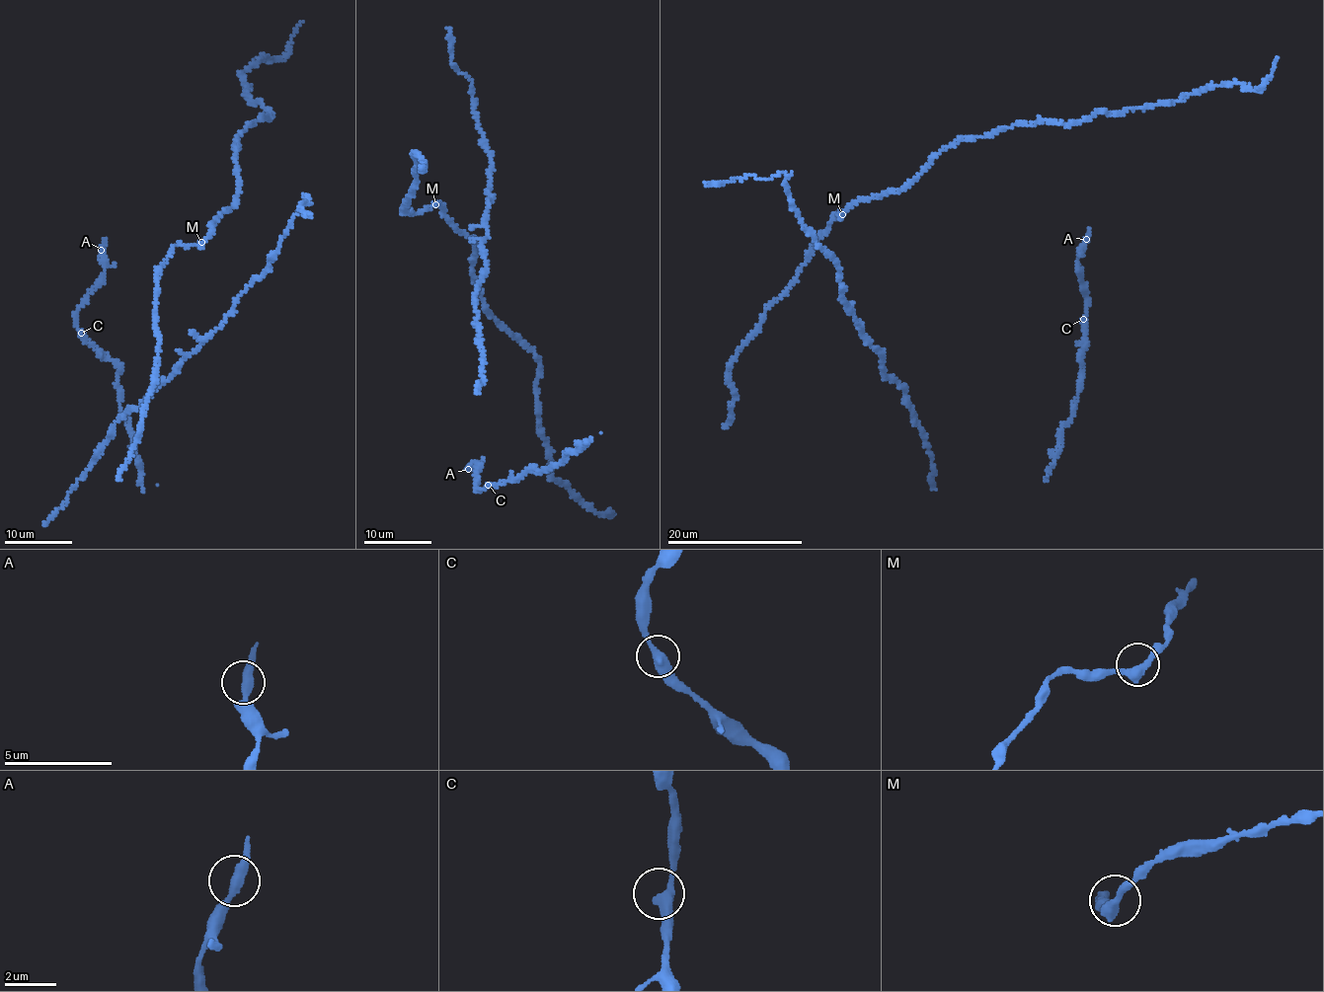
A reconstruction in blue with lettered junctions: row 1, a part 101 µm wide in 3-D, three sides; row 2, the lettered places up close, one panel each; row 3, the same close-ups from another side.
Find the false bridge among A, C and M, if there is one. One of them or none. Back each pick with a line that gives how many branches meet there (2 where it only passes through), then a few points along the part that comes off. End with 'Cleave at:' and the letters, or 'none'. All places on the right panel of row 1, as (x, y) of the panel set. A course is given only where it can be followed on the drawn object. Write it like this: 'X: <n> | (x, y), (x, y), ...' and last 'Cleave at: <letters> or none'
C: 2
Cleave at: C

